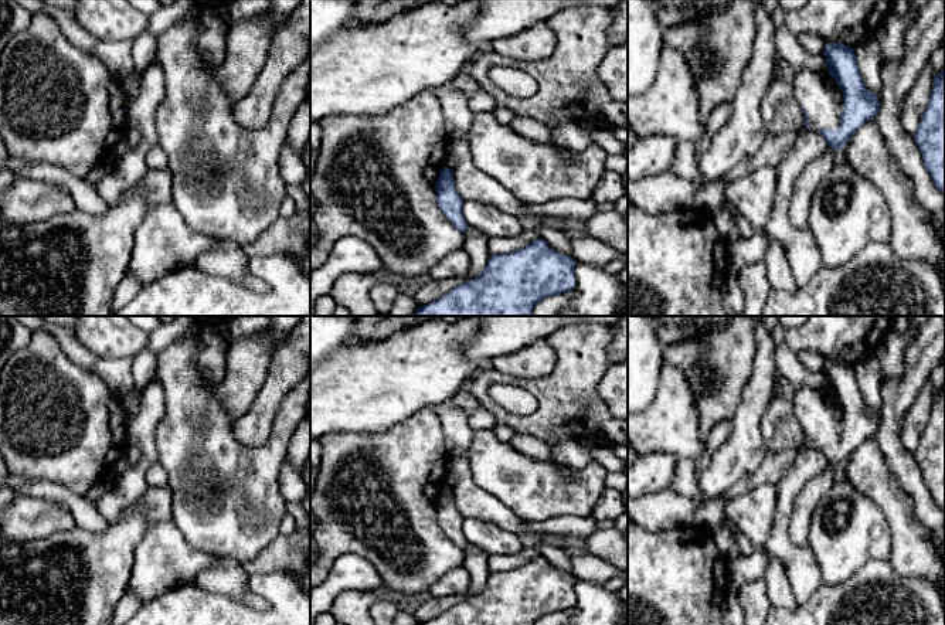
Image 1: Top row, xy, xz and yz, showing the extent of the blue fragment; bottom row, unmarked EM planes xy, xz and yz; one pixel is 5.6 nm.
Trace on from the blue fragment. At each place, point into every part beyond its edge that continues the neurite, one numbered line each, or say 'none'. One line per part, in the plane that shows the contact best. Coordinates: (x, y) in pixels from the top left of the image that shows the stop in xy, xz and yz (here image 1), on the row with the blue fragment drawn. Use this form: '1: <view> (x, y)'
1: yz (823, 112)

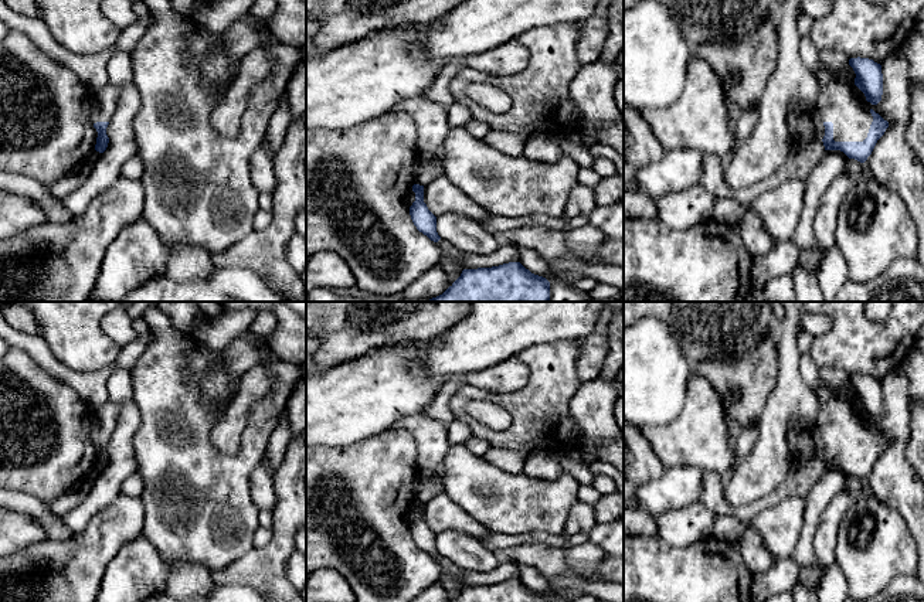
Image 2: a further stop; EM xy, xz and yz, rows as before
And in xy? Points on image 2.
1: xy (104, 101)

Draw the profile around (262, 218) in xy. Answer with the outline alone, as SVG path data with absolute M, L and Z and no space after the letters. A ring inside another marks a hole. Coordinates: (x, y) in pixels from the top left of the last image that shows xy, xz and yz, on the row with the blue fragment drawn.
M258 210L254 218L254 229L255 231L264 231L272 221L272 212L264 211L264 210Z

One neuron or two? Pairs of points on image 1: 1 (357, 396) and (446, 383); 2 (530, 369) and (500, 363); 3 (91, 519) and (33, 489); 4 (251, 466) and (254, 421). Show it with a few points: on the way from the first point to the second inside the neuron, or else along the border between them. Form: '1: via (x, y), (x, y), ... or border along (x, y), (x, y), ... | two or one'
1: via (380, 384), (424, 383) | one
2: via (523, 364), (507, 364) | one
3: via (77, 505), (64, 495), (47, 489) | one
4: border along (274, 421), (259, 445), (244, 445), (233, 434) | two

